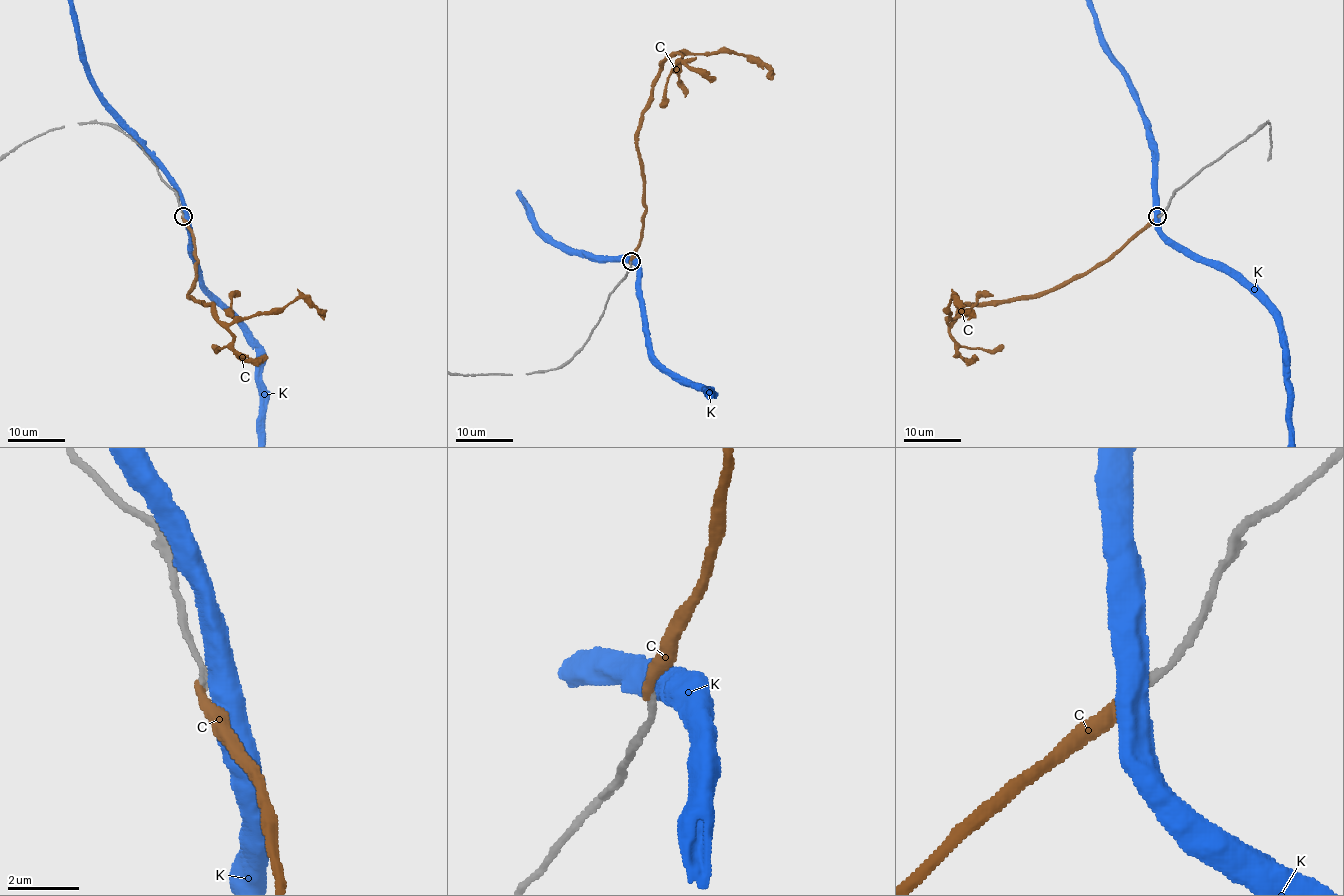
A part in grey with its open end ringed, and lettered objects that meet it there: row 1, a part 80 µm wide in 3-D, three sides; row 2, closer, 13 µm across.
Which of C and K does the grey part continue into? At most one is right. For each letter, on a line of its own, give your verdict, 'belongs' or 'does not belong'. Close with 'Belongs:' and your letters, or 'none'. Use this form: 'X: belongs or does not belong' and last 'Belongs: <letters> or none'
C: does not belong
K: does not belong
Belongs: none

